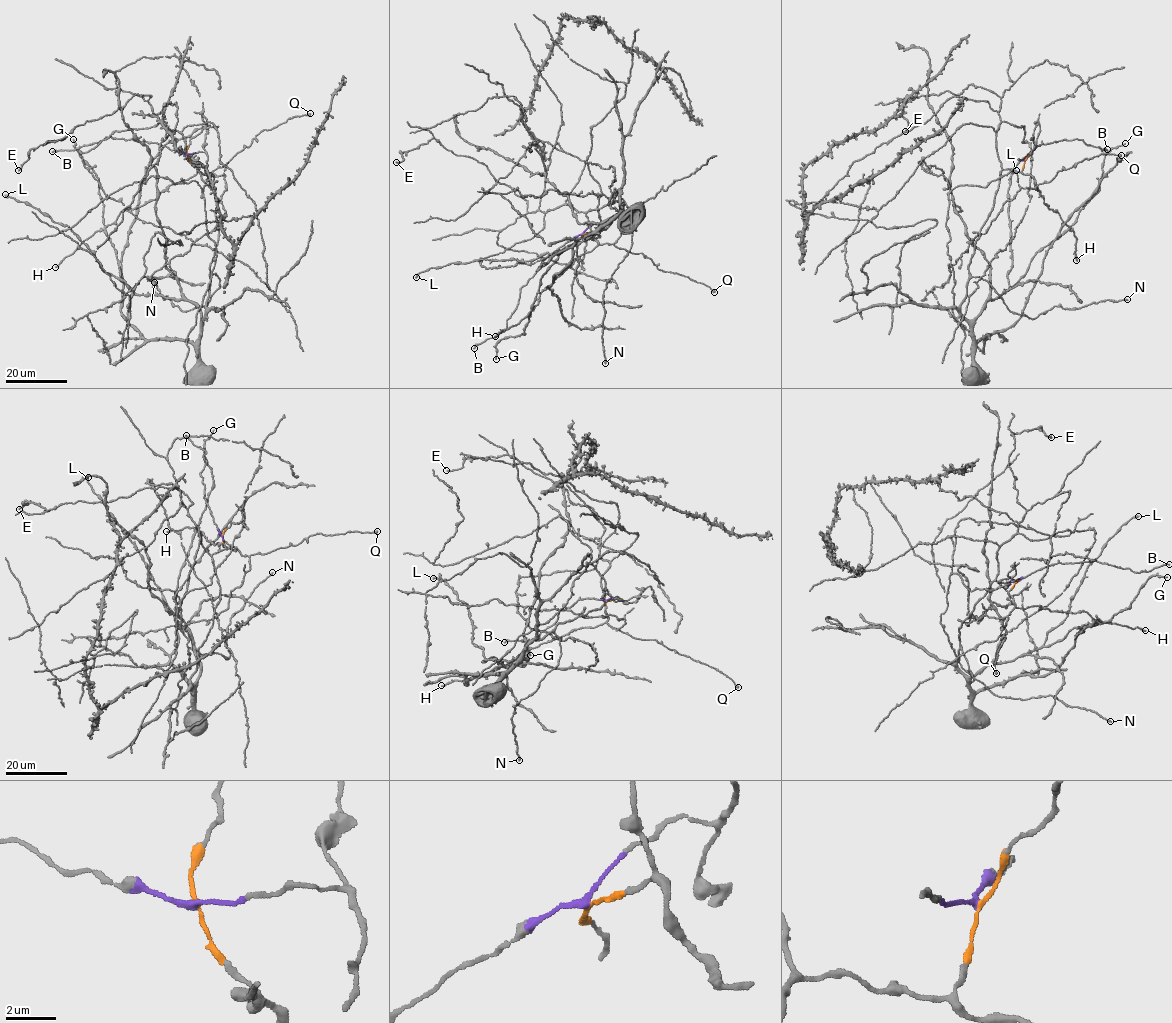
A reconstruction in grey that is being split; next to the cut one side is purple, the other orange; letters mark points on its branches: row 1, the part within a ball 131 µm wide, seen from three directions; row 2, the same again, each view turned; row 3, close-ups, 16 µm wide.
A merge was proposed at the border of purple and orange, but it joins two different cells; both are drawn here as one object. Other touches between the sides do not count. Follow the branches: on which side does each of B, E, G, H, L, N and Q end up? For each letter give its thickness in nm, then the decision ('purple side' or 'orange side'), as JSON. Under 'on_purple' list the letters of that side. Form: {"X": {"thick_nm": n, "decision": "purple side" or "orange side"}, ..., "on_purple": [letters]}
{"B": {"thick_nm": 160, "decision": "purple side"}, "E": {"thick_nm": 180, "decision": "orange side"}, "G": {"thick_nm": 150, "decision": "orange side"}, "H": {"thick_nm": 150, "decision": "orange side"}, "L": {"thick_nm": 320, "decision": "orange side"}, "N": {"thick_nm": 360, "decision": "orange side"}, "Q": {"thick_nm": 440, "decision": "orange side"}, "on_purple": ["B"]}

